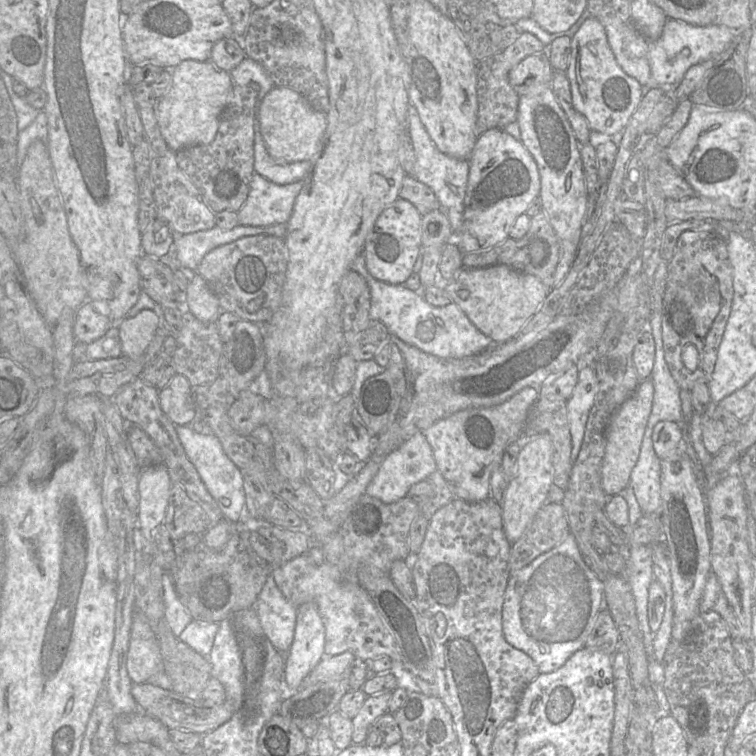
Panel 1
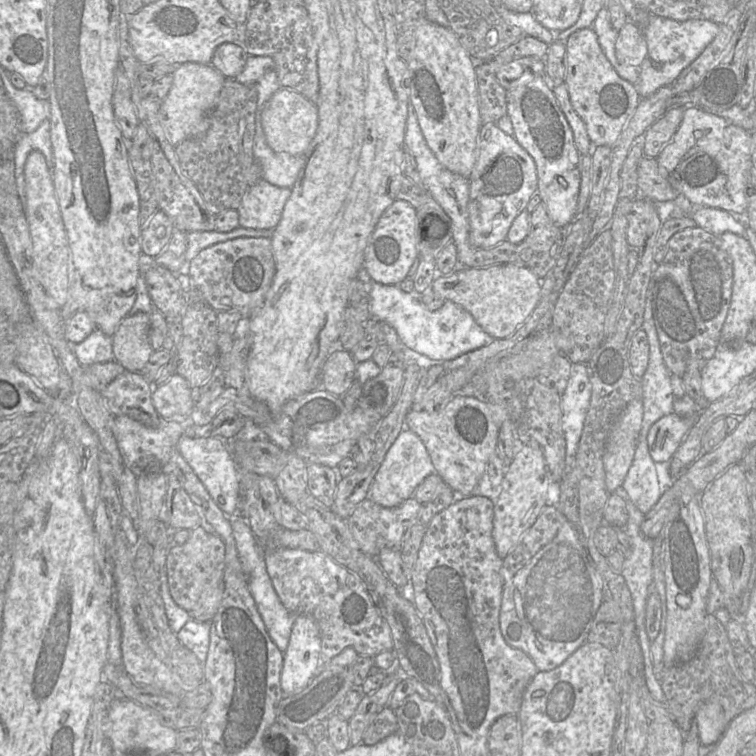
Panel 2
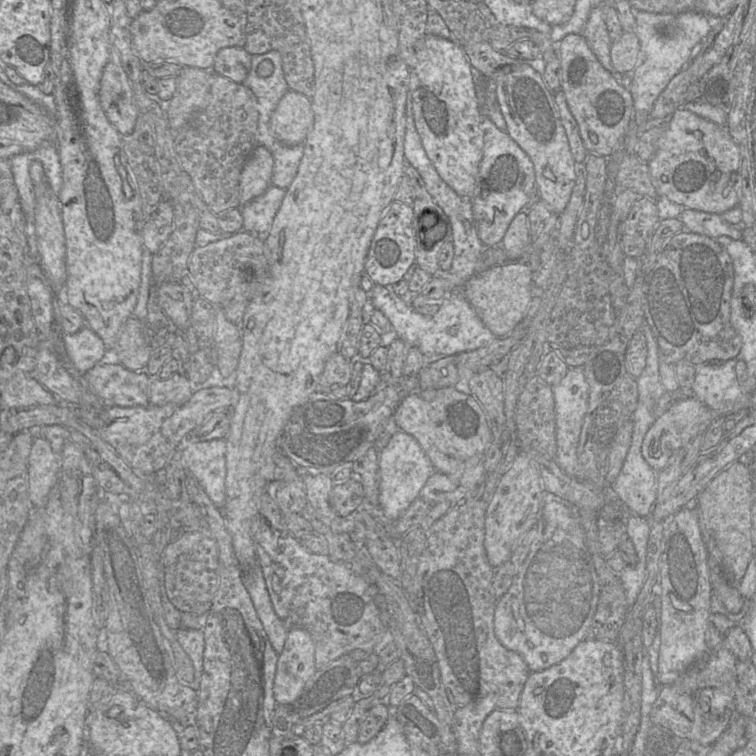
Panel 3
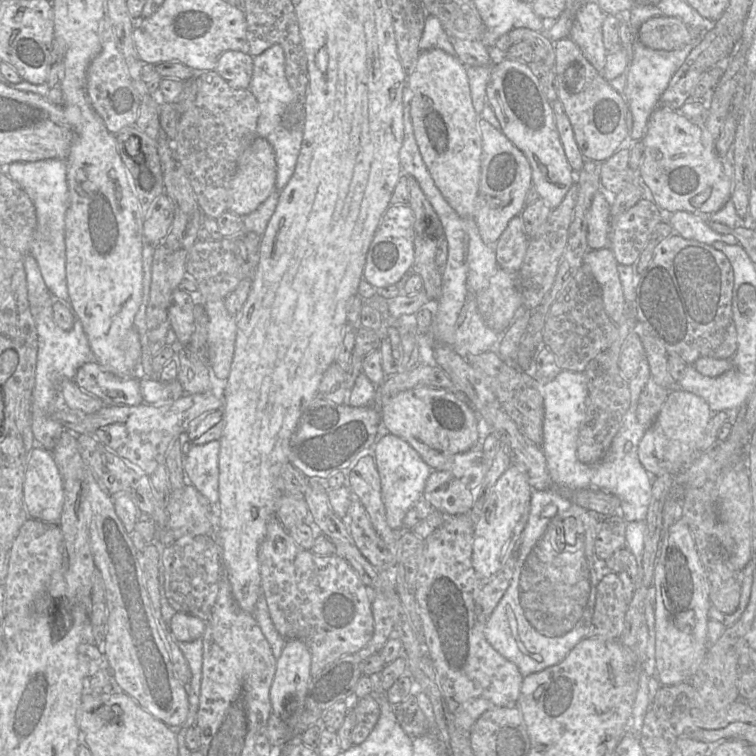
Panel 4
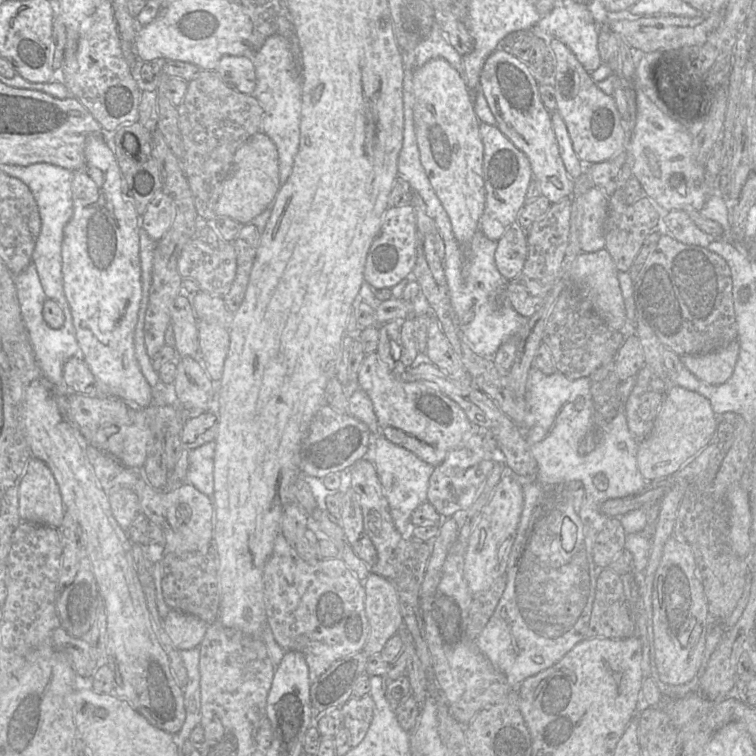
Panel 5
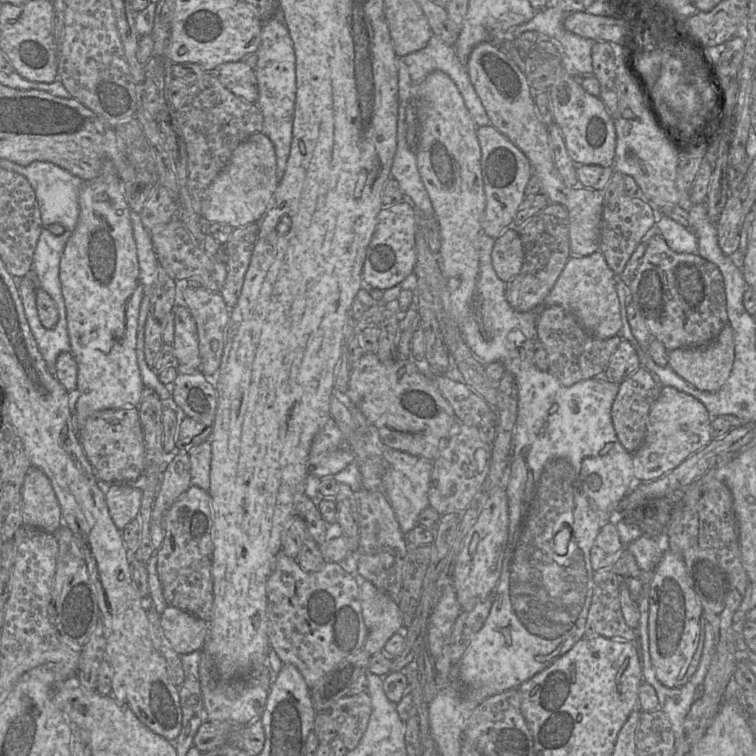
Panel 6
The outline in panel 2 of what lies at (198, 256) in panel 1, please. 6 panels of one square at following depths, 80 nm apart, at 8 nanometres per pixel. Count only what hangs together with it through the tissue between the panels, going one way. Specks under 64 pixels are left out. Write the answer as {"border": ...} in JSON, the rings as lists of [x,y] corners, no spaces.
{"border":[[[237,227],[230,232],[194,231],[187,234],[187,249],[185,253],[187,264],[203,249],[214,244],[239,237],[272,237],[274,229],[251,229]]]}

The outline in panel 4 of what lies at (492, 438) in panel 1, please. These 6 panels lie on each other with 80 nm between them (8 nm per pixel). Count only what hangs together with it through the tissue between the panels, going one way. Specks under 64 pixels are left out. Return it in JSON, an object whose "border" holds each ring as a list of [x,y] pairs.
{"border":[[[417,387],[401,391],[381,404],[380,415],[381,425],[408,442],[432,471],[442,468],[452,456],[470,450],[479,440],[477,413],[444,389]]]}

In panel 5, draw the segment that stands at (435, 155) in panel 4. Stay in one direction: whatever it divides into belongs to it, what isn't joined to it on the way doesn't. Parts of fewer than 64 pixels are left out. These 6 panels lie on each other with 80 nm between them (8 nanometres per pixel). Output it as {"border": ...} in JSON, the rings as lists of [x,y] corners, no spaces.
{"border":[[[434,58],[413,73],[415,96],[414,125],[420,153],[420,161],[426,175],[446,211],[453,235],[461,244],[467,244],[479,229],[479,220],[484,211],[485,189],[483,182],[483,144],[479,135],[479,124],[472,94],[465,80],[444,59]]]}

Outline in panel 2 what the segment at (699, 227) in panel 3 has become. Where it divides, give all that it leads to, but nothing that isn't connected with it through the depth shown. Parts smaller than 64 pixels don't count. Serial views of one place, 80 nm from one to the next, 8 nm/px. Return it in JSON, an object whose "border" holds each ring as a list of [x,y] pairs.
{"border":[[[695,206],[693,207],[691,215],[685,216],[691,216],[698,227],[701,227],[716,236],[720,236],[724,232],[732,232],[739,236],[746,235],[746,226],[744,226],[732,212],[726,210],[706,206]]]}

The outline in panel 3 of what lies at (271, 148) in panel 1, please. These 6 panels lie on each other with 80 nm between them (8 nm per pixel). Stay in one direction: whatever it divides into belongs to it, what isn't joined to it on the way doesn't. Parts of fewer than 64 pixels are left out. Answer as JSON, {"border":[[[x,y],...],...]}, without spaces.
{"border":[[[292,89],[281,98],[270,120],[272,134],[288,146],[305,144],[313,124],[311,99]]]}

